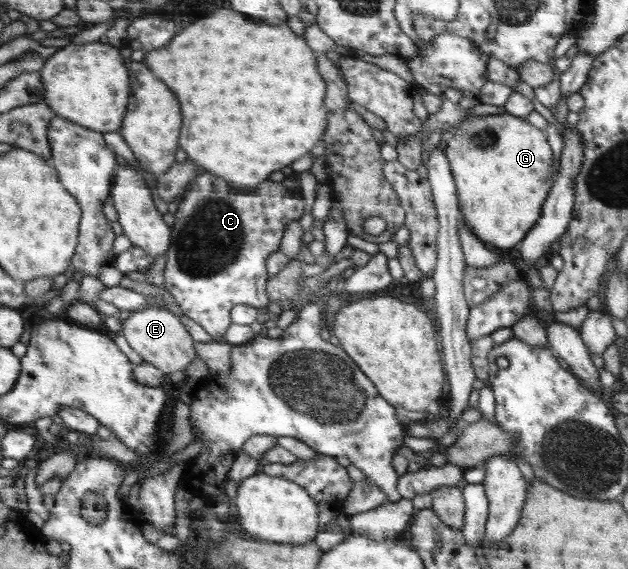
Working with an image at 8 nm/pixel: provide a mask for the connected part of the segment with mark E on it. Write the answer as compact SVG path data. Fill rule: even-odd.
M146 308L131 312L122 324L122 331L129 346L143 358L143 361L153 364L165 375L184 370L196 357L194 340L181 324L179 315L167 309Z

